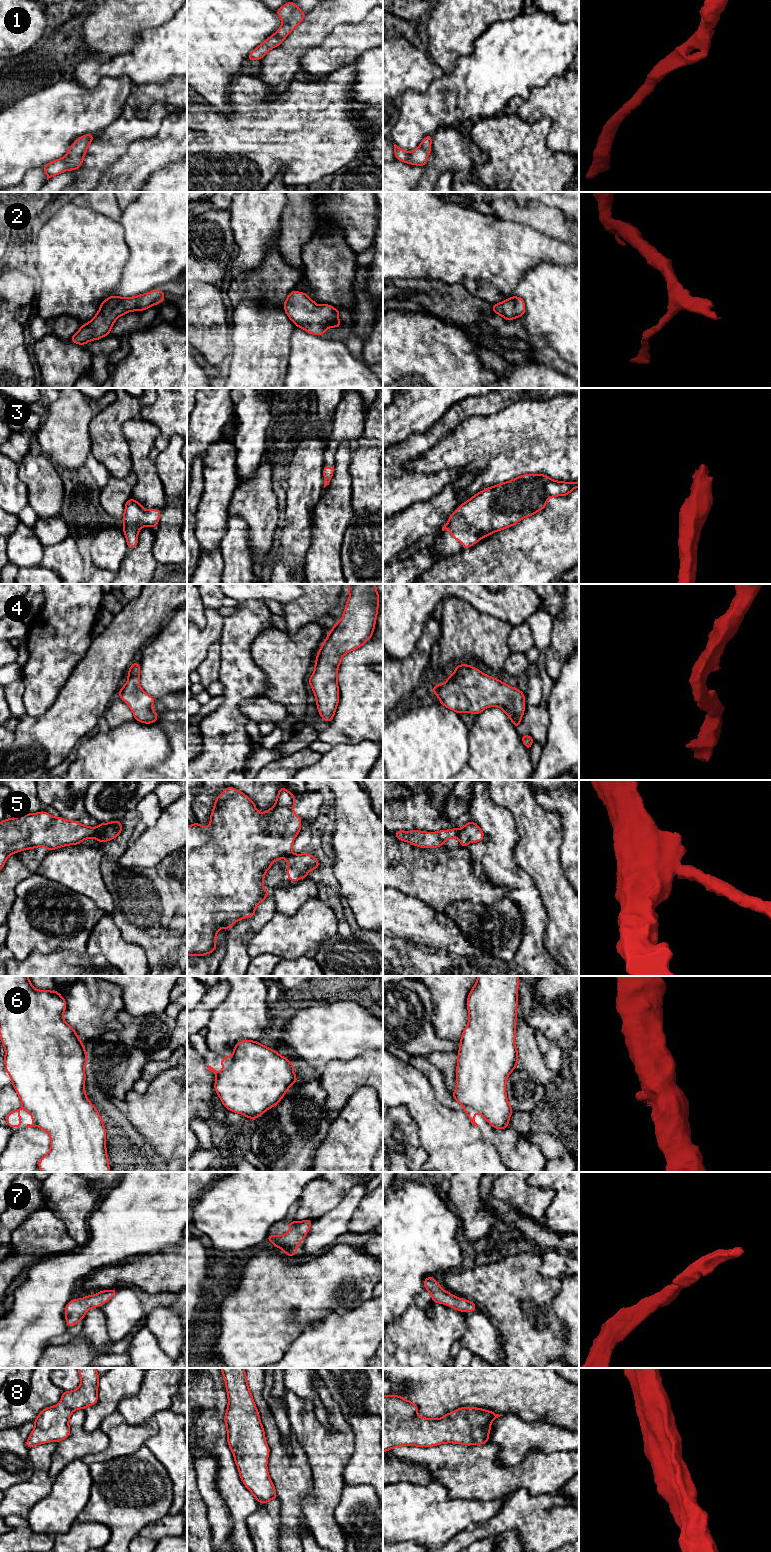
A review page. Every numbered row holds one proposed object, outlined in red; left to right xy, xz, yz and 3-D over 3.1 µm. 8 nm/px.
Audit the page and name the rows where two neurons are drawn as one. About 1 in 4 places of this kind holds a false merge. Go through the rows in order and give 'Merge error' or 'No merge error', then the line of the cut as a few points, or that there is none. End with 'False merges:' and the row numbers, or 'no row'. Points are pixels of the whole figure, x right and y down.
1: No merge error. No split
2: No merge error. No split
3: No merge error. No split
4: No merge error. No split
5: Merge error. Split along xy (96, 829), (92, 836)
6: Merge error. Split along yz (462, 1104), (475, 1108), (481, 1114)
7: No merge error. No split
8: No merge error. No split
False merges: 5, 6

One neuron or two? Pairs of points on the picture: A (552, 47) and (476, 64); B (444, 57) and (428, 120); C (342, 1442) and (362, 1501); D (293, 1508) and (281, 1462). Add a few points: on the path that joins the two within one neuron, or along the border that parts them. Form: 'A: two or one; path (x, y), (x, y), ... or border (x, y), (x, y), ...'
A: one; path (533, 48), (503, 64), (495, 64)
B: two; border (460, 56), (454, 69), (444, 74)
C: two; border (345, 1482), (337, 1504)
D: one; path (290, 1497), (290, 1473)

